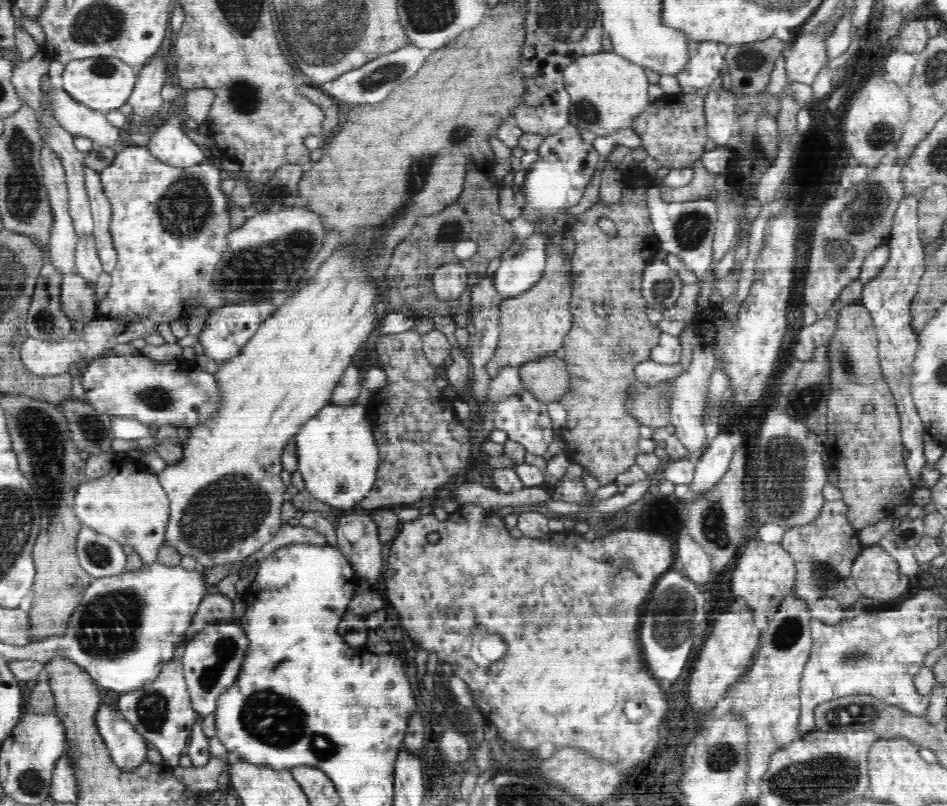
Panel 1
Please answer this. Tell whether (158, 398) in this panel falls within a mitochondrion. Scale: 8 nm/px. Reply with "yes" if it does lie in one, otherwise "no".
yes

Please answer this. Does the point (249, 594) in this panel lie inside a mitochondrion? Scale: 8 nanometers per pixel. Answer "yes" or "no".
no

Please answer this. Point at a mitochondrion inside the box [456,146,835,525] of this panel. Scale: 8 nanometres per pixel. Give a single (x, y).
(783, 480)

